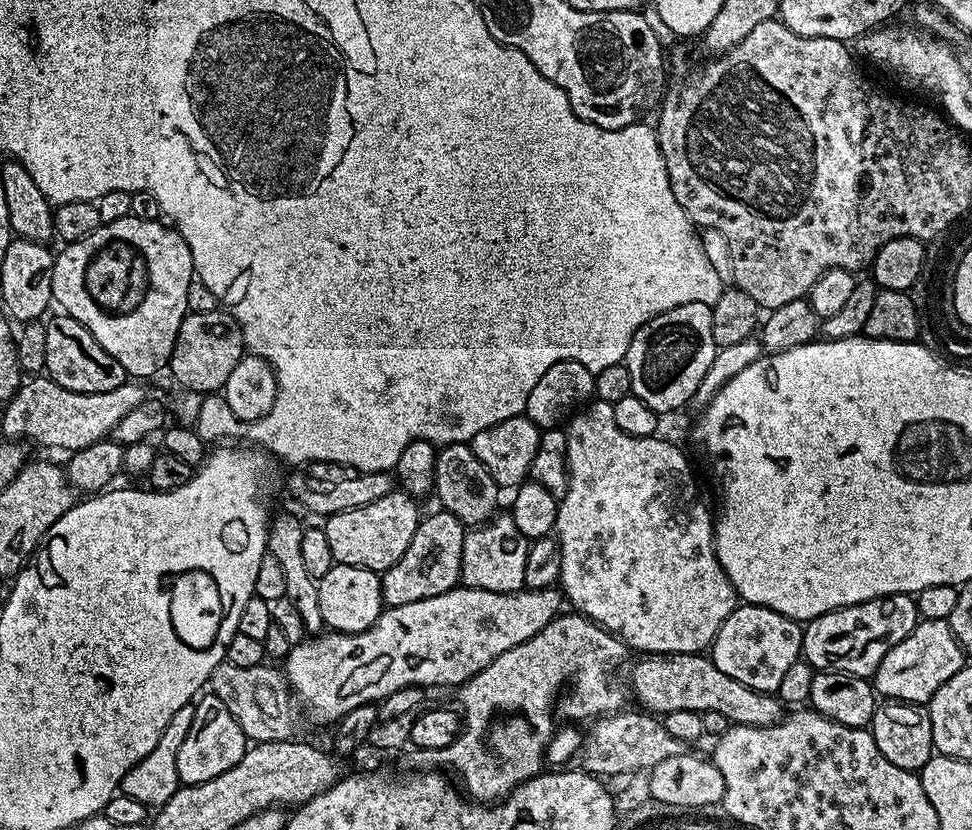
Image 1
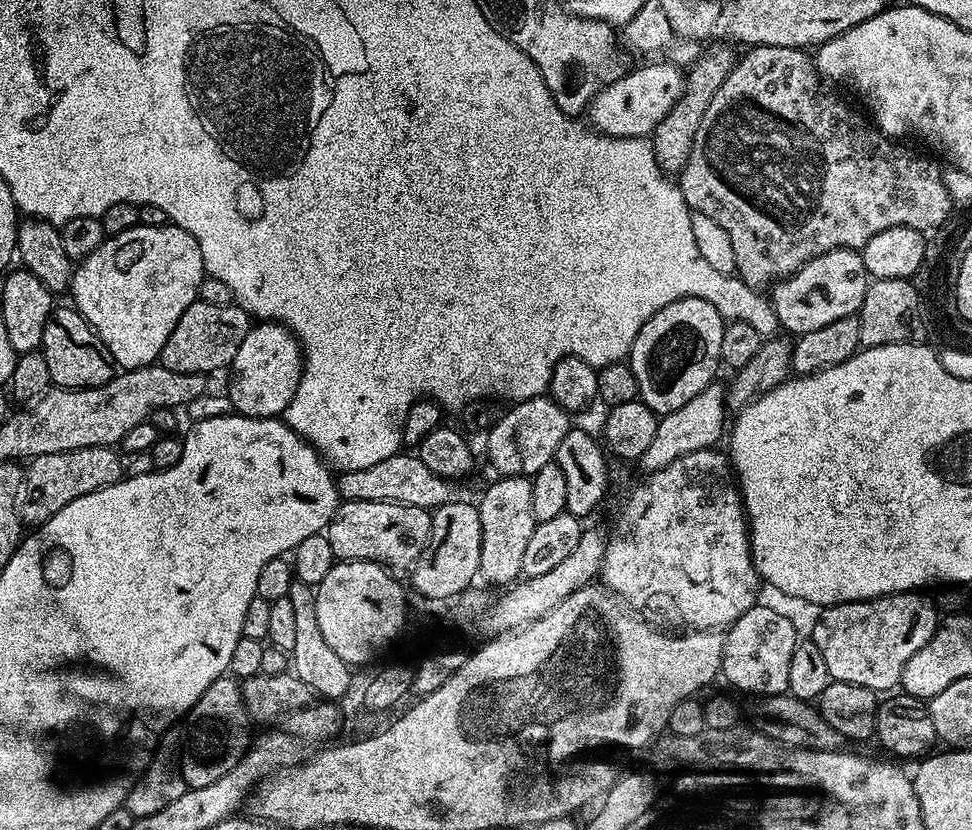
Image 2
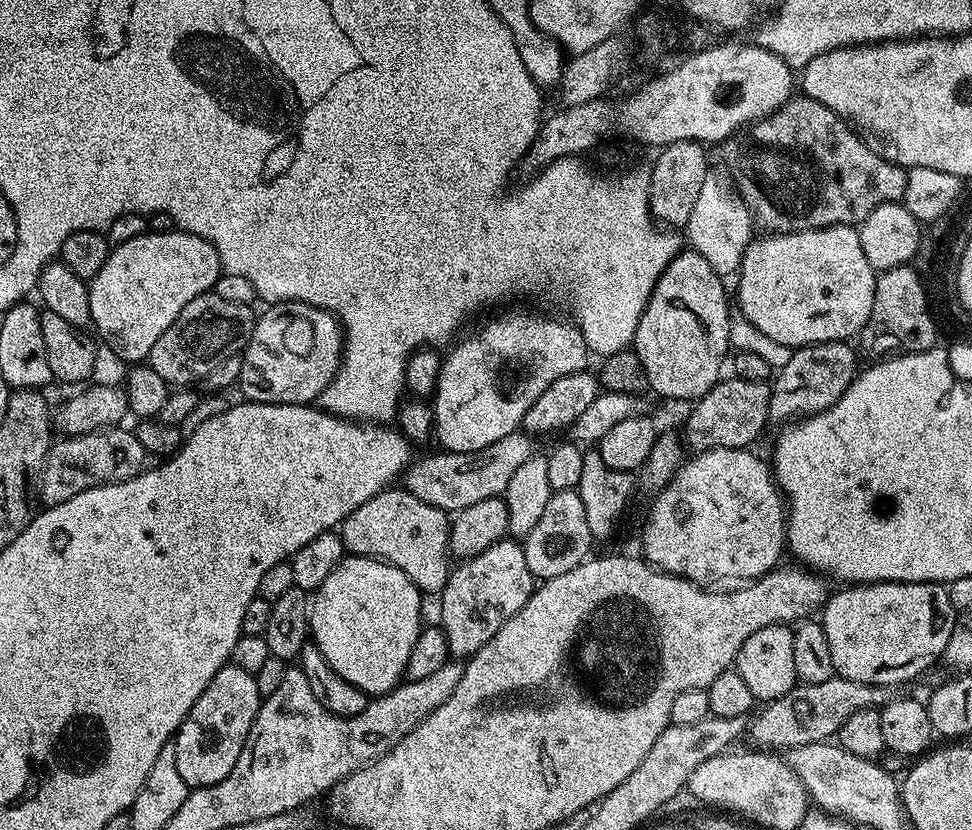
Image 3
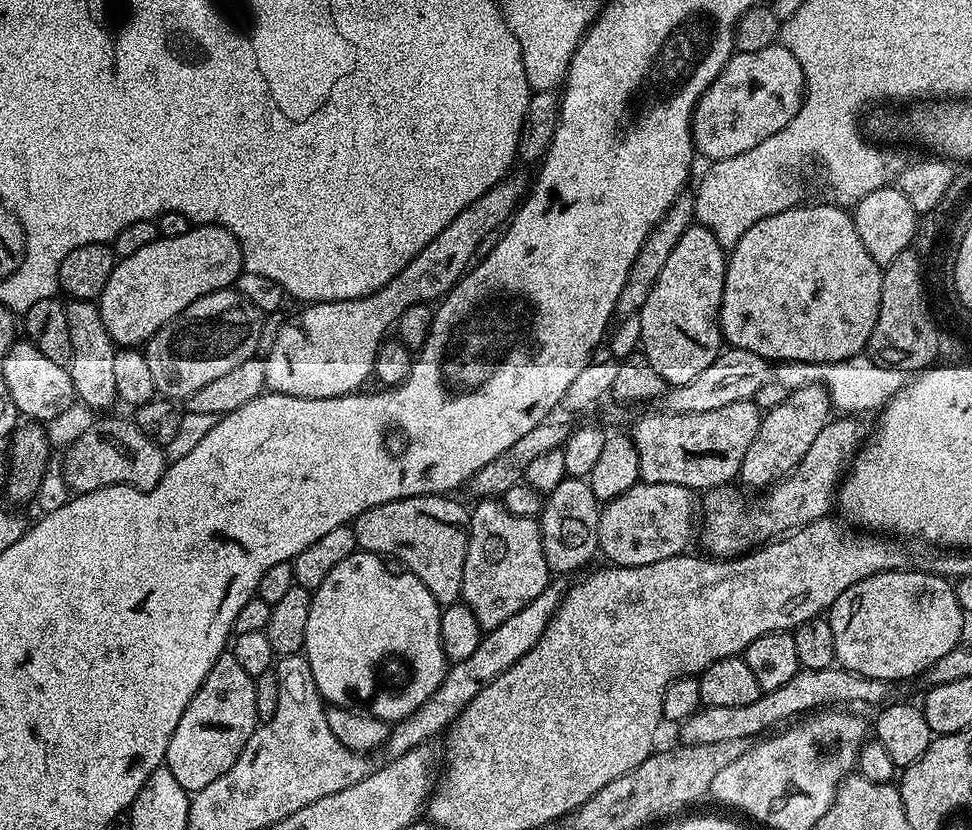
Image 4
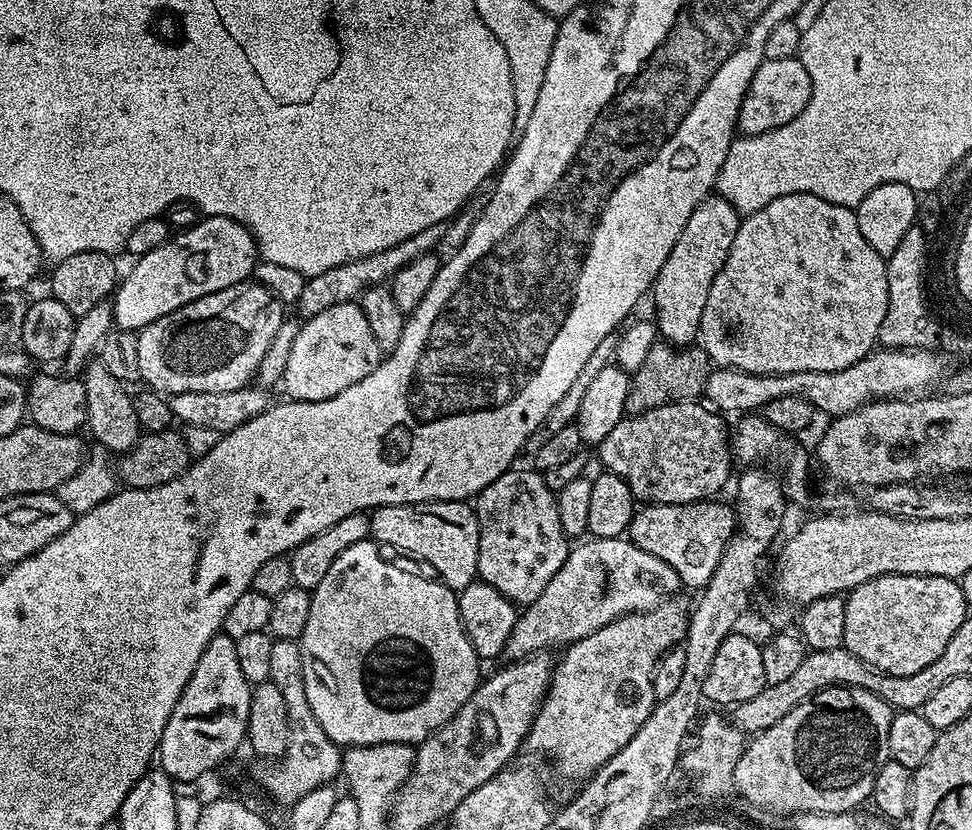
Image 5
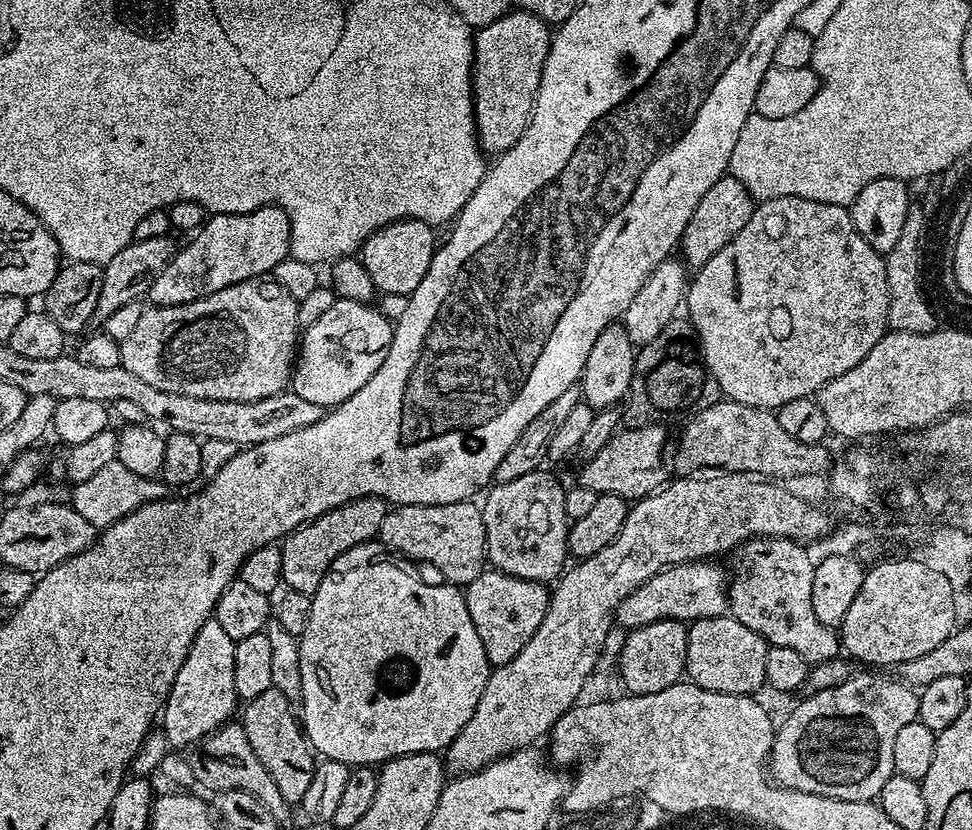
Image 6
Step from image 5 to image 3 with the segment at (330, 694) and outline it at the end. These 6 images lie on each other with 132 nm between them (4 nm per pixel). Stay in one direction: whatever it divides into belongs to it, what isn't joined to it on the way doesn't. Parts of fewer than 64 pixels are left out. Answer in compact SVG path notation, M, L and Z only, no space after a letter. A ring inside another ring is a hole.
M345 555L344 561L334 566L326 582L322 582L322 586L311 597L311 639L318 650L322 650L326 662L330 662L333 670L342 674L350 686L358 686L358 690L368 693L372 698L383 696L401 683L406 662L410 662L410 650L414 650L414 642L418 642L420 637L420 599L420 589L392 564L384 560L371 560L369 556Z

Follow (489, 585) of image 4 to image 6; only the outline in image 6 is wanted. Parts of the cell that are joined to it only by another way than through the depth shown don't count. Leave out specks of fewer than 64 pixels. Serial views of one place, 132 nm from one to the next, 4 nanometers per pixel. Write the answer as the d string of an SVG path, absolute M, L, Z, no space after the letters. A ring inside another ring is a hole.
M544 471L522 474L522 478L510 482L493 483L483 493L480 513L488 539L486 560L495 571L541 582L555 581L565 571L564 559L570 556L570 521L564 509L566 488Z

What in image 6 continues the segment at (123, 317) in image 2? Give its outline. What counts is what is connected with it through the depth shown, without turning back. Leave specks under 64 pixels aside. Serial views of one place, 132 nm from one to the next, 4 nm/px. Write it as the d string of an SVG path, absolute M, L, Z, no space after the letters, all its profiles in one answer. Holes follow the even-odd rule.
M261 204L257 212L212 214L191 239L193 240L185 248L181 247L172 255L172 261L165 266L162 274L154 278L147 294L147 299L153 305L165 308L189 304L198 298L218 294L218 290L226 290L226 286L267 277L274 270L274 266L278 266L278 262L282 262L290 254L290 218L286 210L282 210L277 204Z

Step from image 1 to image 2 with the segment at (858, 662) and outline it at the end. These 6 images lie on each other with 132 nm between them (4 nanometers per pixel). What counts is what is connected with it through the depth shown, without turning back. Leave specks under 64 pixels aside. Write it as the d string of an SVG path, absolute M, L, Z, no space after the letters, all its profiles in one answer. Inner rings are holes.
M919 591L834 604L821 611L824 613L817 618L810 639L824 655L833 680L866 686L871 692L883 694L899 685L906 662L910 662L941 627L941 613L933 601L932 604Z

